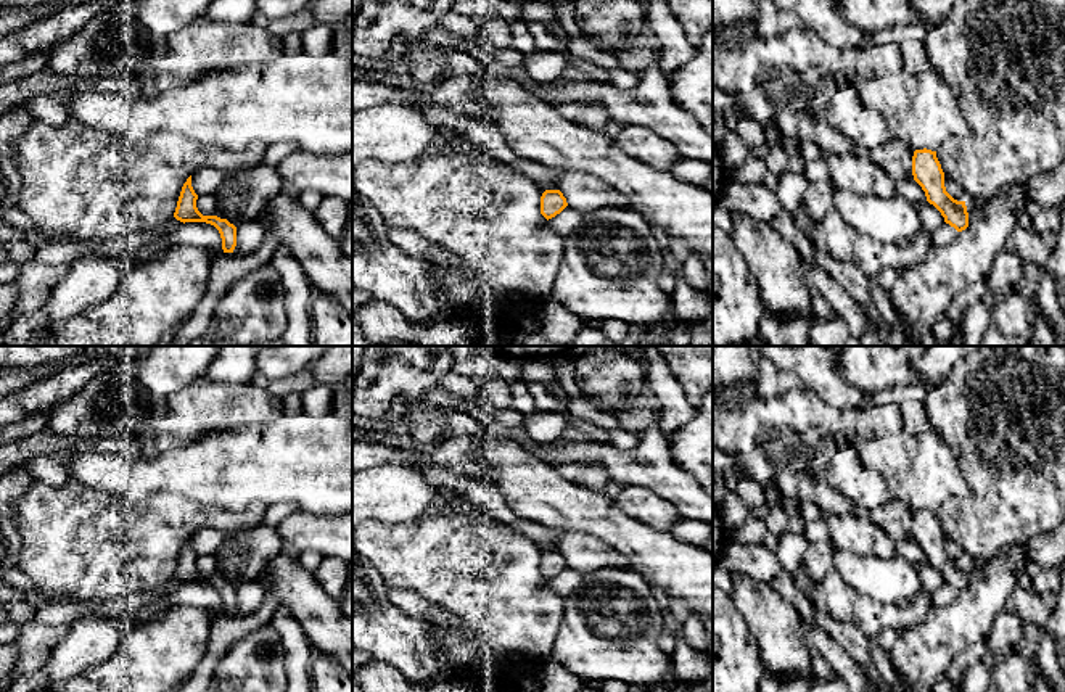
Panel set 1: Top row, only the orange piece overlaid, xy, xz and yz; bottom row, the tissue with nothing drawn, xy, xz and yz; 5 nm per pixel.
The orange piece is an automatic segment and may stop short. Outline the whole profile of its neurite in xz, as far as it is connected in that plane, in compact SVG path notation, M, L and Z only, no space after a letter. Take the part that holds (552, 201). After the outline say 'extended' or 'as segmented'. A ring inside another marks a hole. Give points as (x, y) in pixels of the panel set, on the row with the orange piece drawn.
M545 190L541 196L541 214L549 220L568 206L560 190Z; as segmented

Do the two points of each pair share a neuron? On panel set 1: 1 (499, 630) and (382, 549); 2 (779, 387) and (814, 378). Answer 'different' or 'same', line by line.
1: same
2: different

